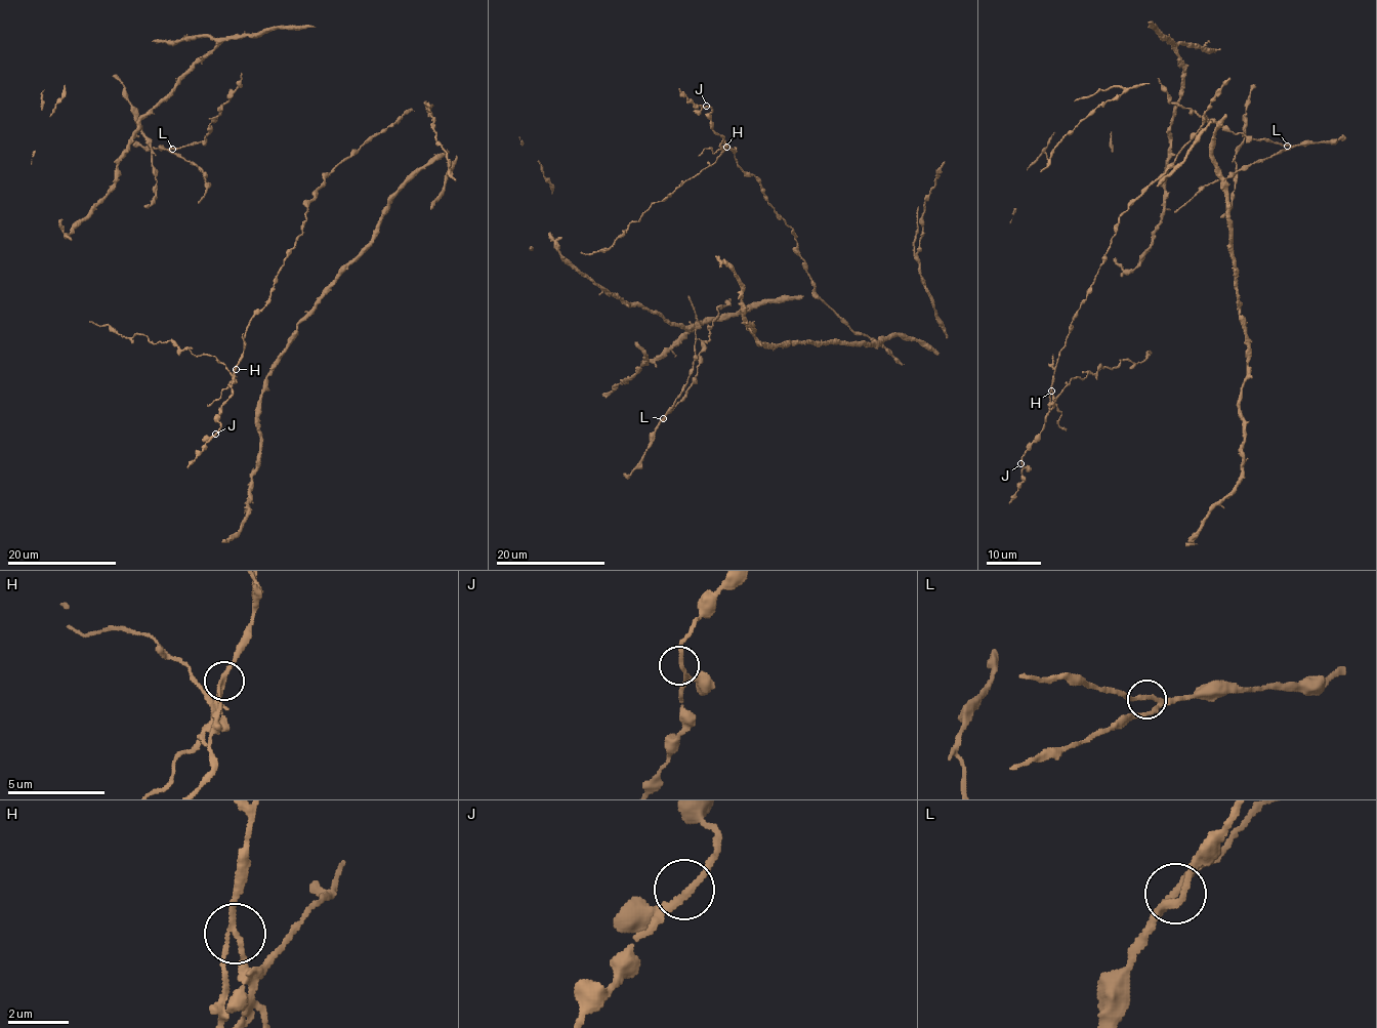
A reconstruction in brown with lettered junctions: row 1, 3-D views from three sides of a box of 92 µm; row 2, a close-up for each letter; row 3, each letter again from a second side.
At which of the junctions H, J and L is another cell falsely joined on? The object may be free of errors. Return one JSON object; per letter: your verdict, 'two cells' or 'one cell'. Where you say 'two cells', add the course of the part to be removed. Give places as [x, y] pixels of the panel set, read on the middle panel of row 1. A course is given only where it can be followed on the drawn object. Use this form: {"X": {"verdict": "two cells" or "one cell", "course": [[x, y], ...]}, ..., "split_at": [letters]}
{"H": {"verdict": "two cells", "course": [[725, 146], [713, 163], [657, 201], [611, 246], [598, 252], [580, 252]]}, "J": {"verdict": "one cell"}, "L": {"verdict": "one cell"}, "split_at": ["H"]}

